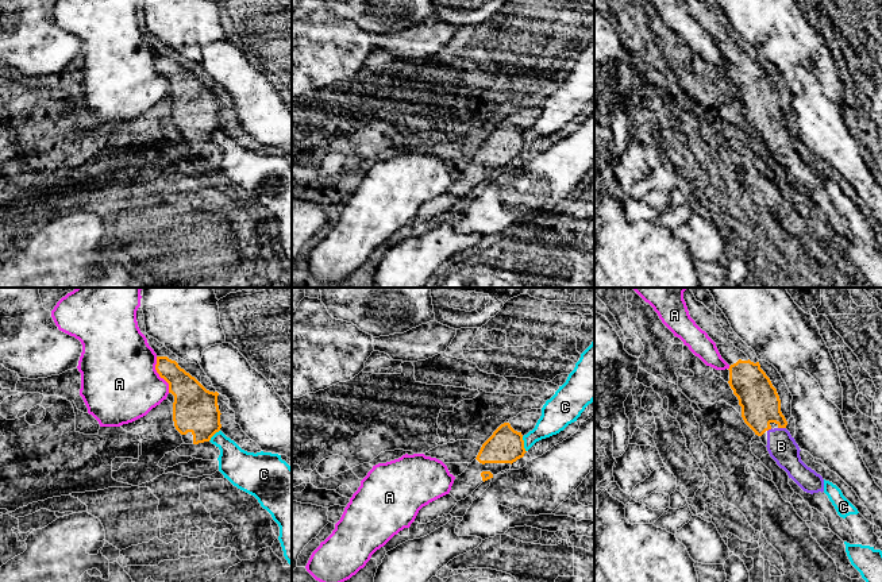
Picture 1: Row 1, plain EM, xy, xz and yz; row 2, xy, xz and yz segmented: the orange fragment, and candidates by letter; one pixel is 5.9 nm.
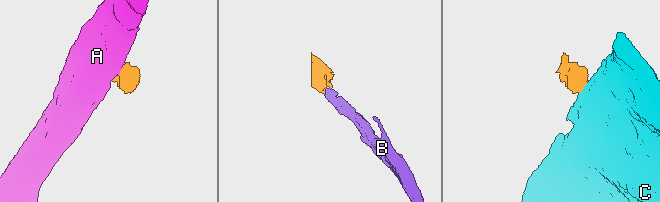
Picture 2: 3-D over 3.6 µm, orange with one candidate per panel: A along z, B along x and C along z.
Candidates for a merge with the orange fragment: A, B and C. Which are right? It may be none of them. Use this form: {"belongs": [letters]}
{"belongs": ["B"]}

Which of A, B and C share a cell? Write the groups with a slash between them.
A / B / C

